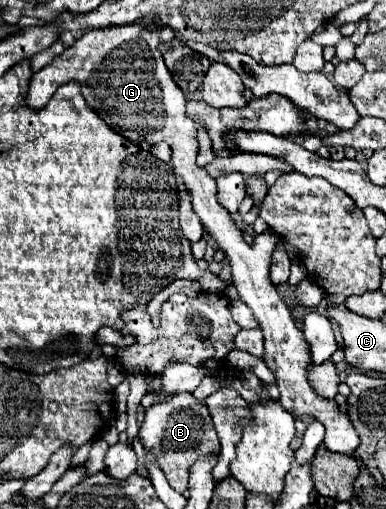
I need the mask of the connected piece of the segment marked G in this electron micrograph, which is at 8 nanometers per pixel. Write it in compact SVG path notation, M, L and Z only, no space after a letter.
M138 22L128 24L128 26L118 26L118 28L96 28L86 32L86 36L80 36L70 48L66 48L60 56L56 56L50 64L46 64L42 70L34 72L30 78L30 86L26 92L26 104L34 110L40 110L48 104L48 100L52 98L52 94L56 92L56 88L60 88L62 84L68 82L78 82L82 96L88 104L88 108L92 108L116 134L124 136L126 140L134 142L134 144L160 144L166 142L172 146L172 168L174 174L178 178L182 178L184 186L188 188L190 196L192 196L192 206L194 212L198 214L198 218L202 220L202 224L208 228L210 236L214 238L214 242L220 246L220 250L226 254L230 268L232 268L232 282L240 292L240 300L252 308L254 316L260 322L260 330L264 332L264 346L266 346L266 354L264 354L264 362L266 366L276 374L276 386L280 390L280 404L294 416L312 416L318 422L324 424L326 428L326 438L324 444L330 452L340 452L340 454L350 454L354 456L354 450L360 444L358 432L352 426L352 420L348 418L346 412L340 410L340 406L336 404L336 400L328 400L322 398L320 394L316 394L308 382L308 368L312 366L312 358L310 358L310 346L304 338L304 332L296 326L286 302L282 300L282 296L276 292L274 284L270 284L270 260L272 260L272 252L276 248L278 236L274 236L274 232L266 232L256 236L256 242L250 246L244 242L240 230L236 228L232 216L218 204L216 200L216 182L214 178L208 176L208 172L204 168L196 166L196 154L198 154L198 142L194 140L196 136L196 126L194 120L190 120L186 116L186 96L184 92L174 84L160 52L158 52L158 38L160 38L160 30L148 30L148 28L140 28Z

